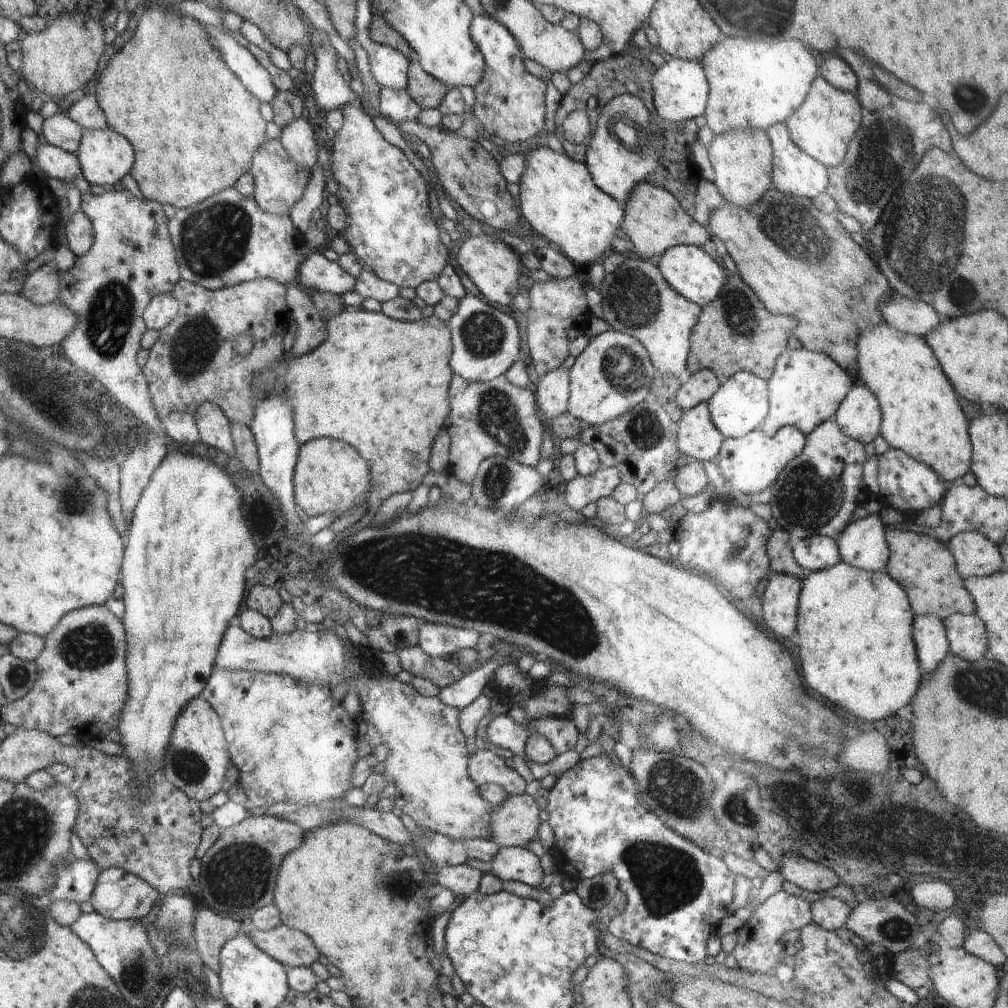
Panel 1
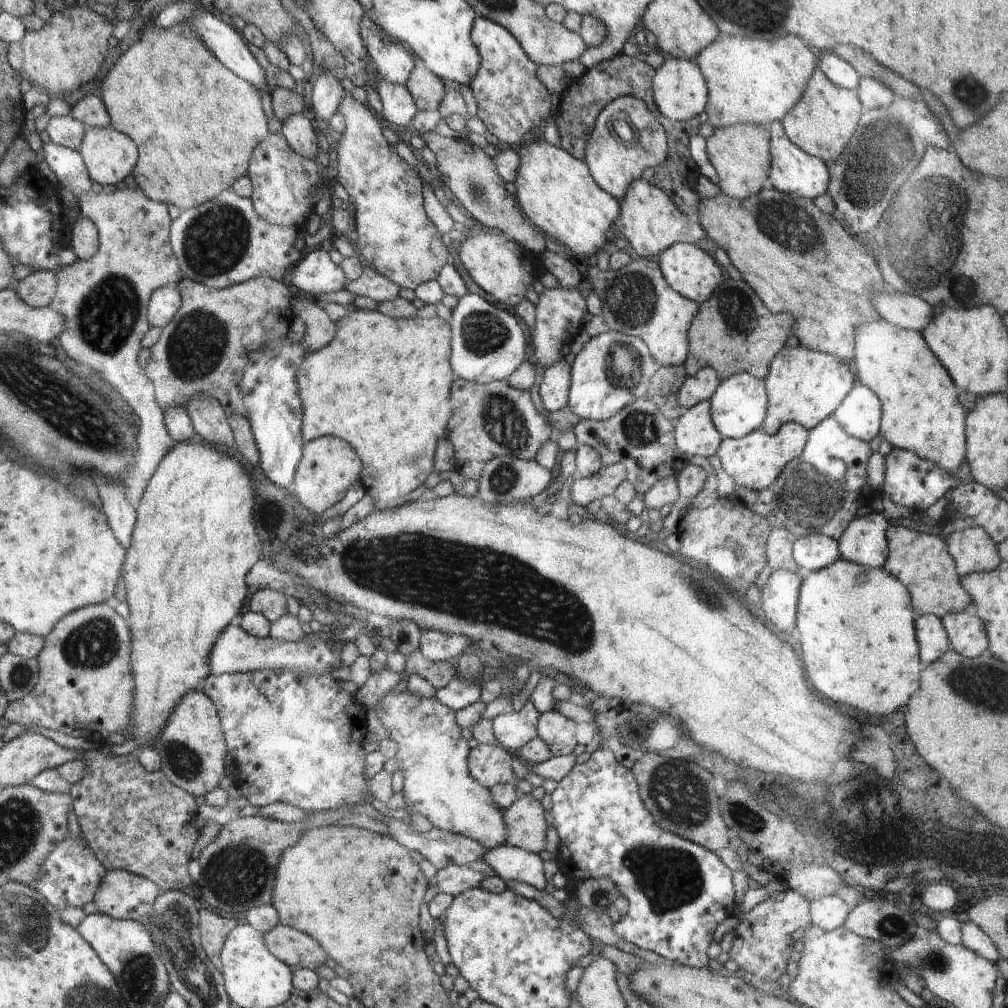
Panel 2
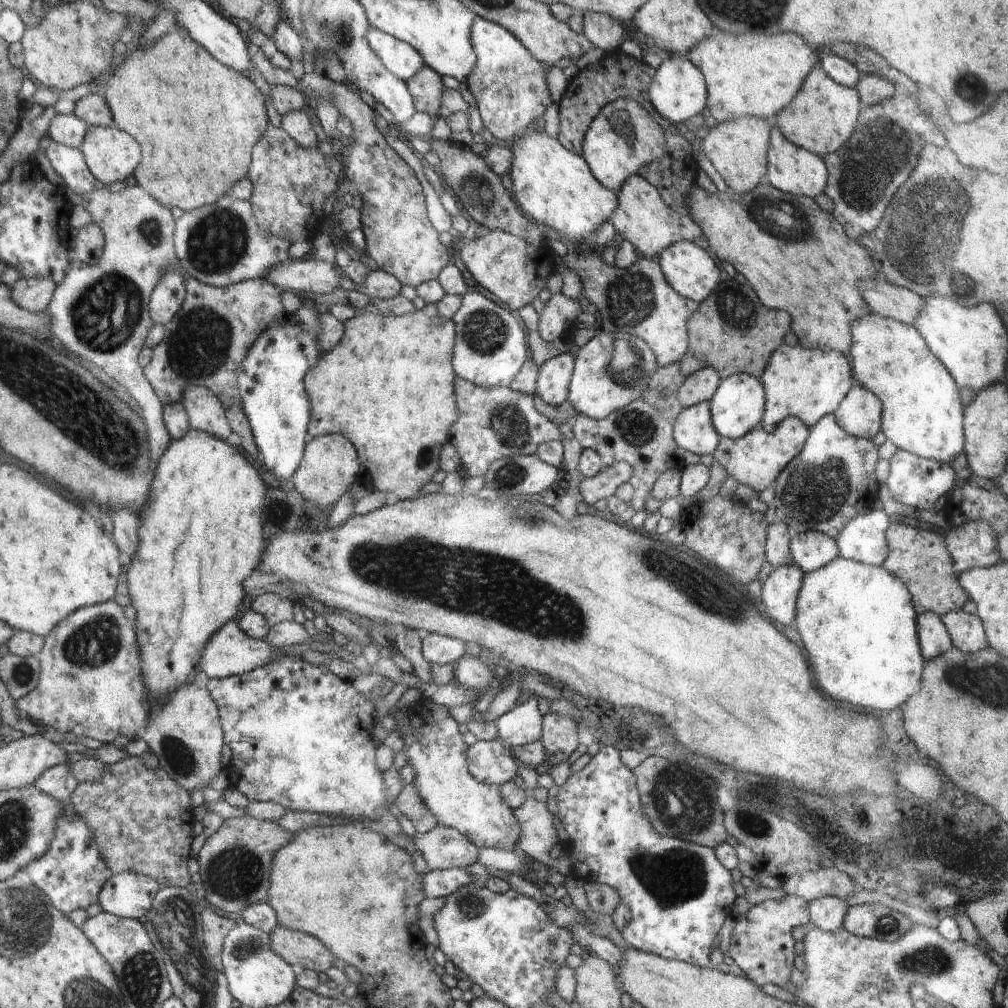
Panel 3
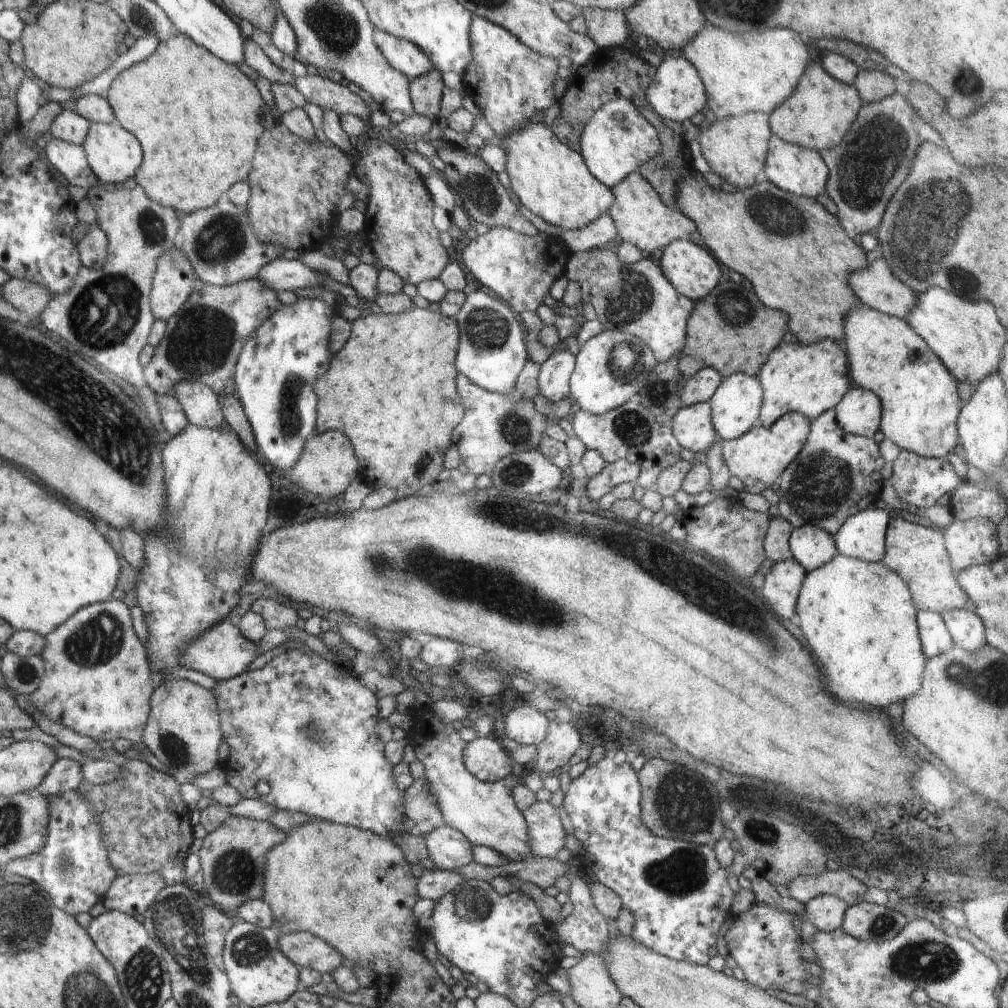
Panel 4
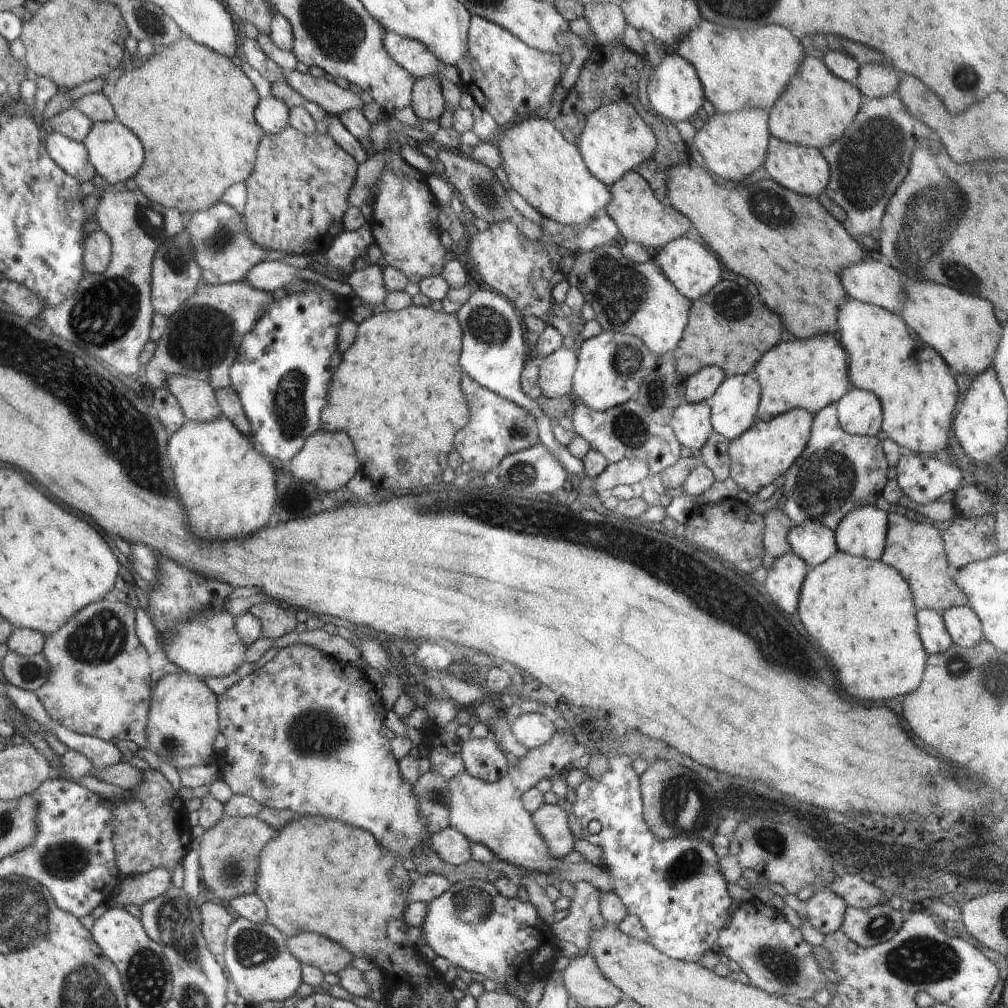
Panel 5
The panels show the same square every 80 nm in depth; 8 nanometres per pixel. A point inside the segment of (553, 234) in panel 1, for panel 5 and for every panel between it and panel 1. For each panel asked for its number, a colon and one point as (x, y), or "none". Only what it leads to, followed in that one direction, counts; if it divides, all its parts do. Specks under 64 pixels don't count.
2: (555, 190)
3: (553, 186)
4: (551, 179)
5: (548, 172)

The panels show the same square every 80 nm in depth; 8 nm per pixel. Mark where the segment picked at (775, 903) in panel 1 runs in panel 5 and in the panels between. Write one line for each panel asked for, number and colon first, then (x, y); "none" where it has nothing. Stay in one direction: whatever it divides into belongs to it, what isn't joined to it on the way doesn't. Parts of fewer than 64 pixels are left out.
2: (763, 941)
3: (762, 945)
4: (762, 941)
5: (773, 954)

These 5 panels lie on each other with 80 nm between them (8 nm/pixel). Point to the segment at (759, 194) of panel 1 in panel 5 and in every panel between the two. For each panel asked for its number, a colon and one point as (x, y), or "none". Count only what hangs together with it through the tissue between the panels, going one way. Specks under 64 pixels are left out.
2: (739, 153)
3: (737, 148)
4: (735, 148)
5: (733, 145)

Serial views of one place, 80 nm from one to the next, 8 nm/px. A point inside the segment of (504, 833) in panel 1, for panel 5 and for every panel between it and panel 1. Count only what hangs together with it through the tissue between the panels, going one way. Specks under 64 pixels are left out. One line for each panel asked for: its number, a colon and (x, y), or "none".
2: (524, 818)
3: (538, 835)
4: (546, 837)
5: (552, 822)

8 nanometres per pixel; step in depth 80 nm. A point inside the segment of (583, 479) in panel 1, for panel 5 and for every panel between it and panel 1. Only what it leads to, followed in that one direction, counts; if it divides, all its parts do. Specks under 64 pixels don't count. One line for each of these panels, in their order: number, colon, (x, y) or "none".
2: (584, 490)
3: (603, 484)
4: (613, 474)
5: (627, 471)

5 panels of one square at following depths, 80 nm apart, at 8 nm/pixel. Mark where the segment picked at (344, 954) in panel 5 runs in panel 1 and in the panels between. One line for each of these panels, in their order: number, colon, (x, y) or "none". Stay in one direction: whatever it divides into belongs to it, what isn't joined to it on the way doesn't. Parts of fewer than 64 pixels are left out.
1: (292, 948)
2: (295, 948)
3: (295, 947)
4: (302, 948)

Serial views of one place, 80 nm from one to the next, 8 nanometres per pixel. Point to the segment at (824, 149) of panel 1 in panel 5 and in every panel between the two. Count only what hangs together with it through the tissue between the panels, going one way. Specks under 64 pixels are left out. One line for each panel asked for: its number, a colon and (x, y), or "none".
2: (822, 123)
3: (823, 114)
4: (817, 115)
5: (815, 110)

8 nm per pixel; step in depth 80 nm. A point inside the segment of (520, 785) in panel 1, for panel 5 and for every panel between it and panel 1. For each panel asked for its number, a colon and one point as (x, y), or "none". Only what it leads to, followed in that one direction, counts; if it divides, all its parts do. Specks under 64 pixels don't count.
2: (490, 765)
3: (492, 762)
4: (485, 758)
5: (482, 758)

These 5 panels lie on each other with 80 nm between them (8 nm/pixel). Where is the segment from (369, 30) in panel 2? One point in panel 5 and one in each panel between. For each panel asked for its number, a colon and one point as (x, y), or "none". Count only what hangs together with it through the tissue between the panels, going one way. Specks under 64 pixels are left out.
3: (401, 59)
4: (403, 55)
5: (415, 58)

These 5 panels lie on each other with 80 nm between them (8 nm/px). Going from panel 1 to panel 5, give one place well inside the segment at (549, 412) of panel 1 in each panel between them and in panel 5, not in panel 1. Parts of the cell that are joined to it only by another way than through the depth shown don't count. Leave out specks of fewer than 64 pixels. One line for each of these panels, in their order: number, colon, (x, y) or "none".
2: (554, 389)
3: (552, 385)
4: (554, 375)
5: (556, 371)

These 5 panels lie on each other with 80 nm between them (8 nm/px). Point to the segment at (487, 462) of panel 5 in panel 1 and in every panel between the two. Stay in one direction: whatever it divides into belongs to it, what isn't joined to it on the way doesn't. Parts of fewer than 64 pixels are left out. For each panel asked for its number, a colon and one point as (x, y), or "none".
1: (494, 418)
2: (504, 422)
3: (497, 422)
4: (496, 425)

